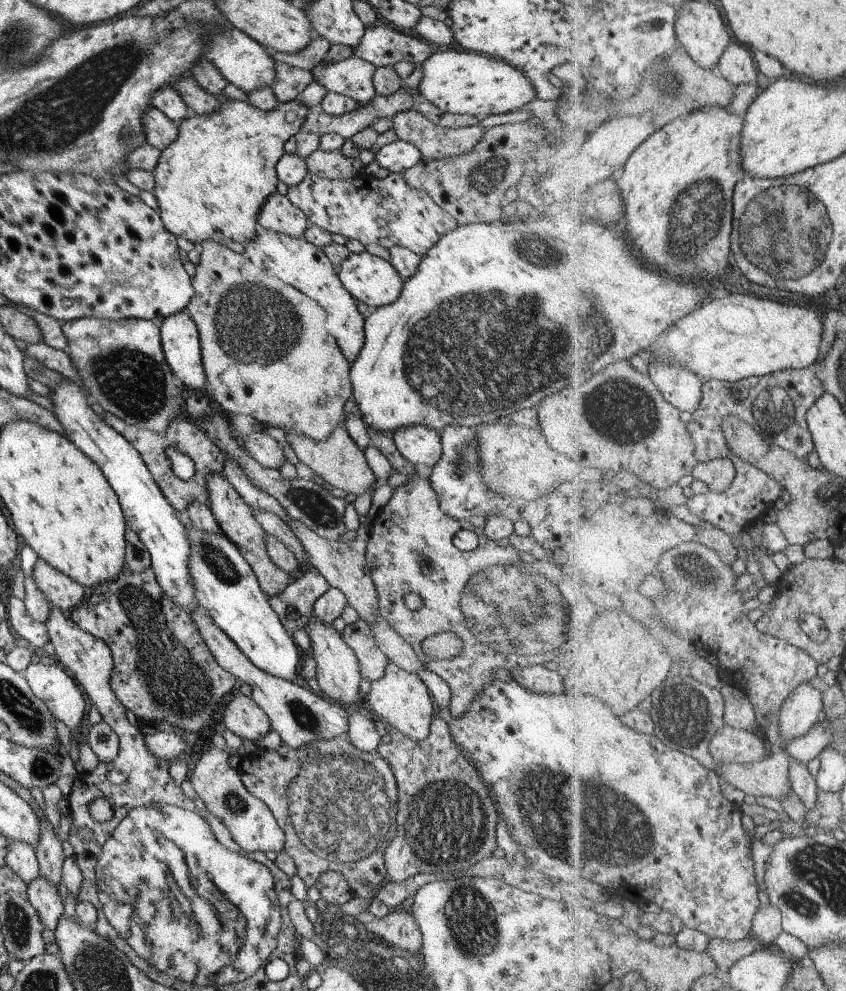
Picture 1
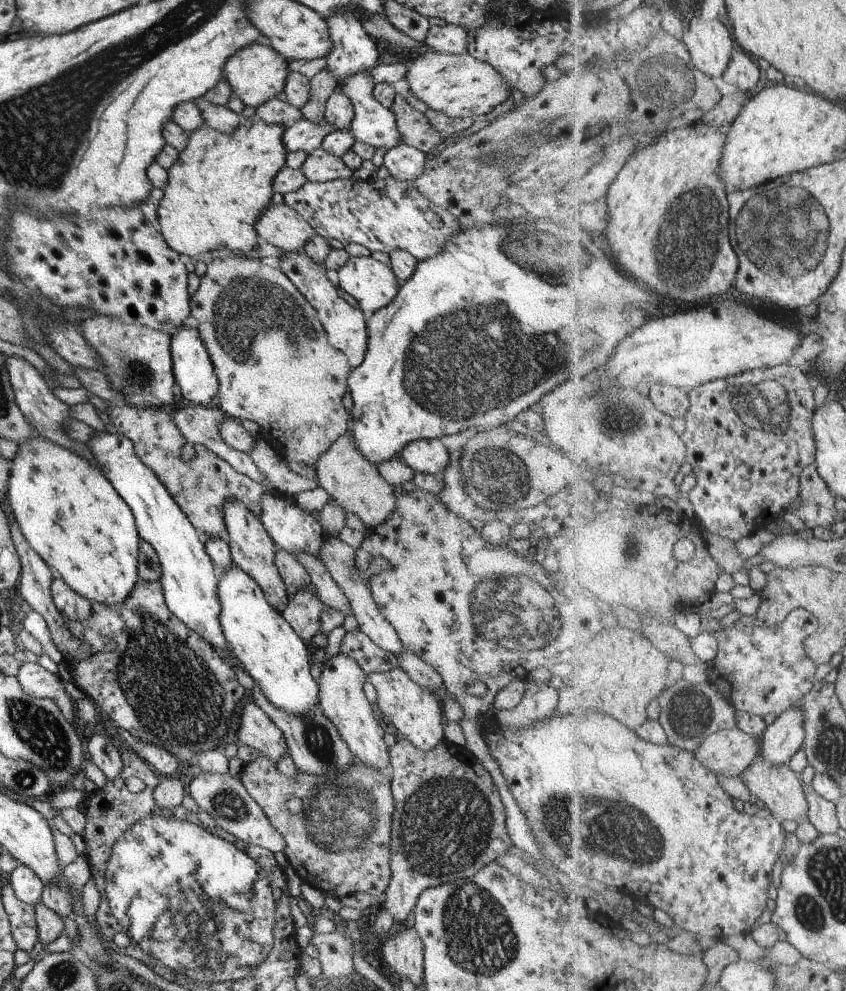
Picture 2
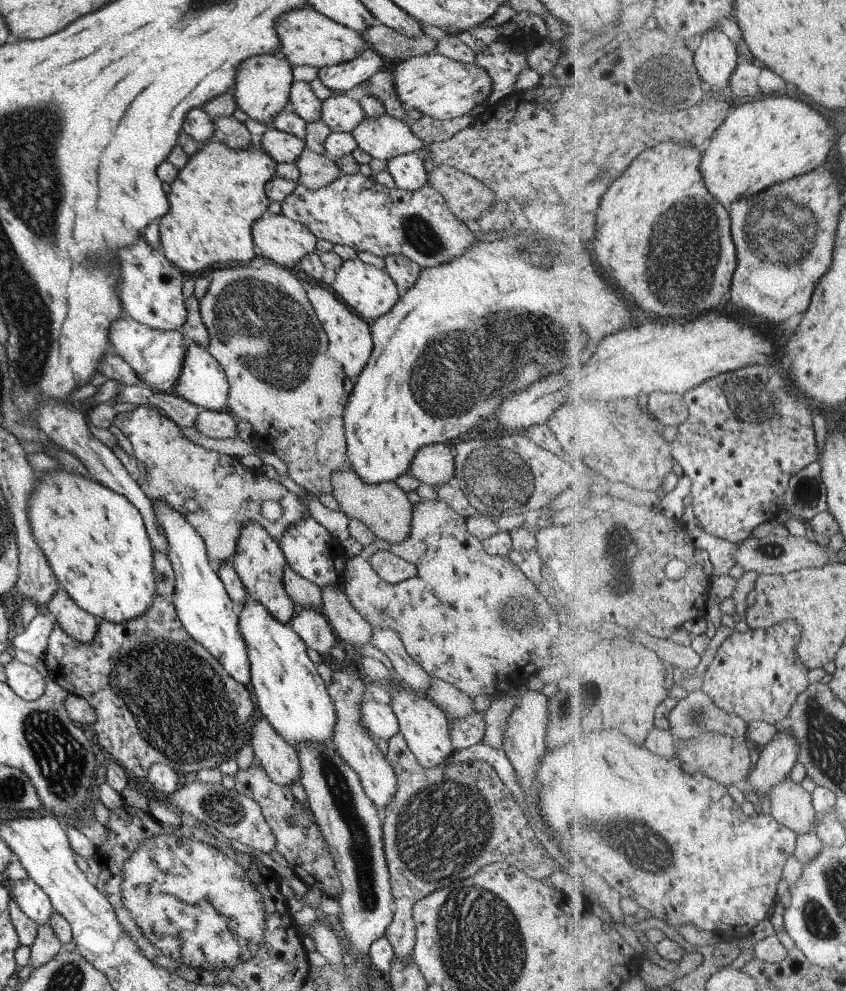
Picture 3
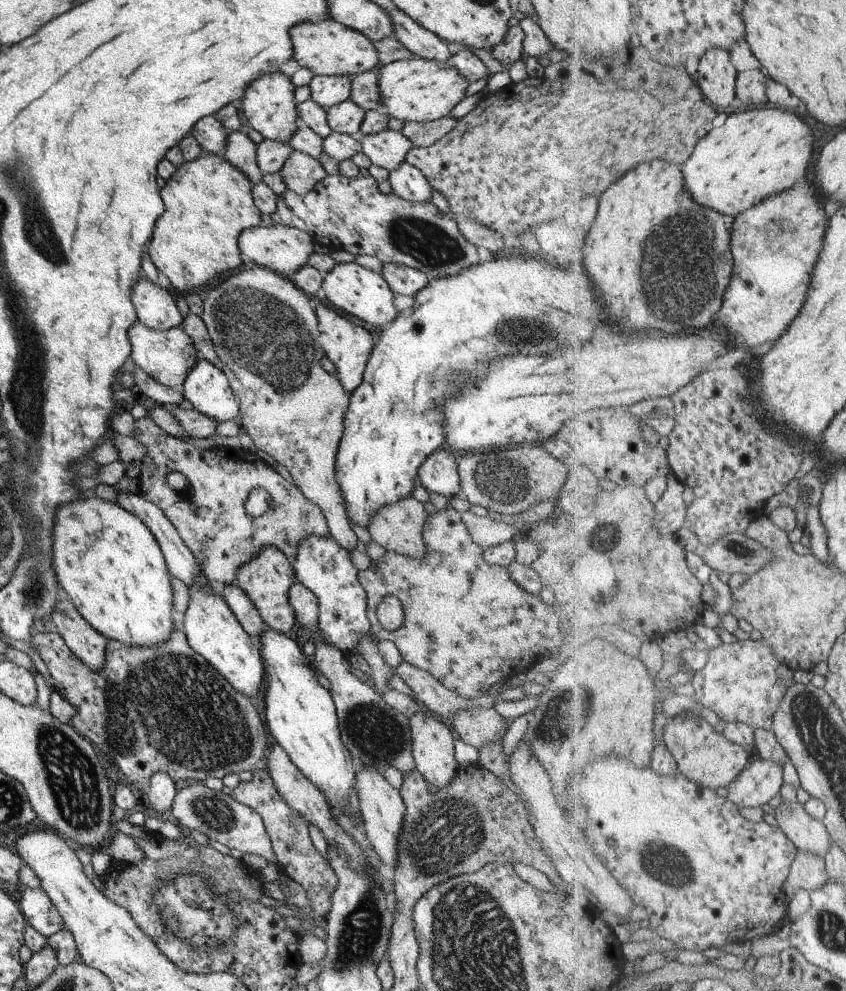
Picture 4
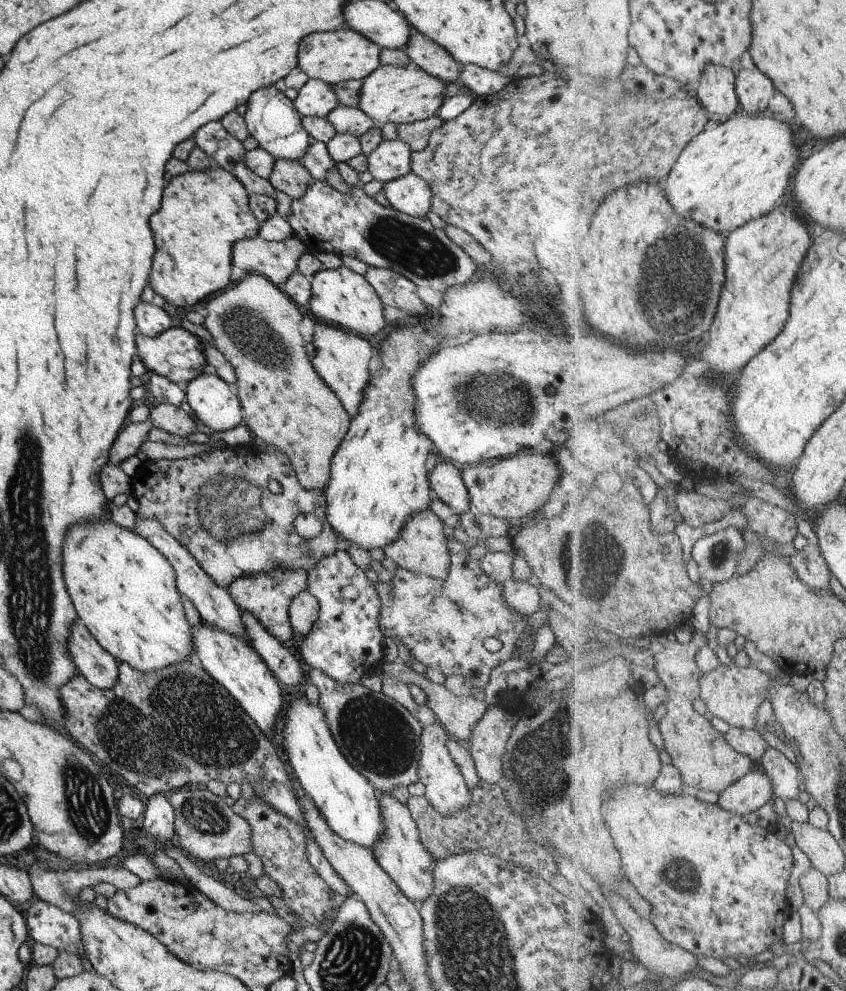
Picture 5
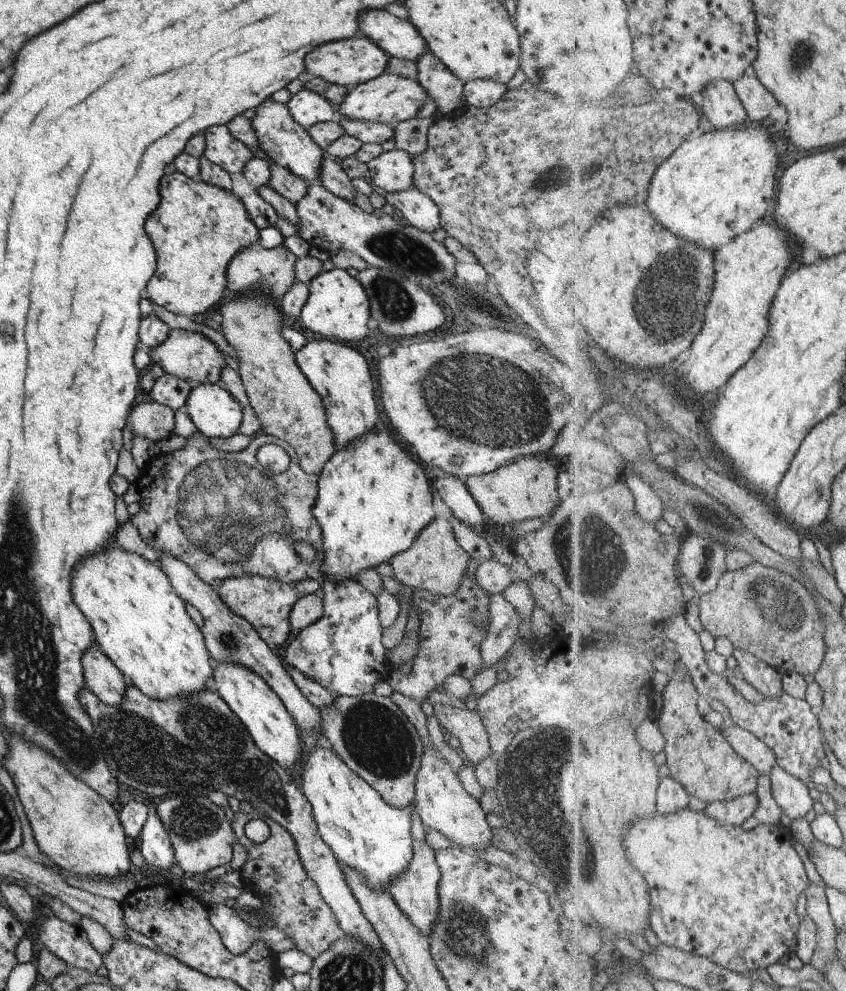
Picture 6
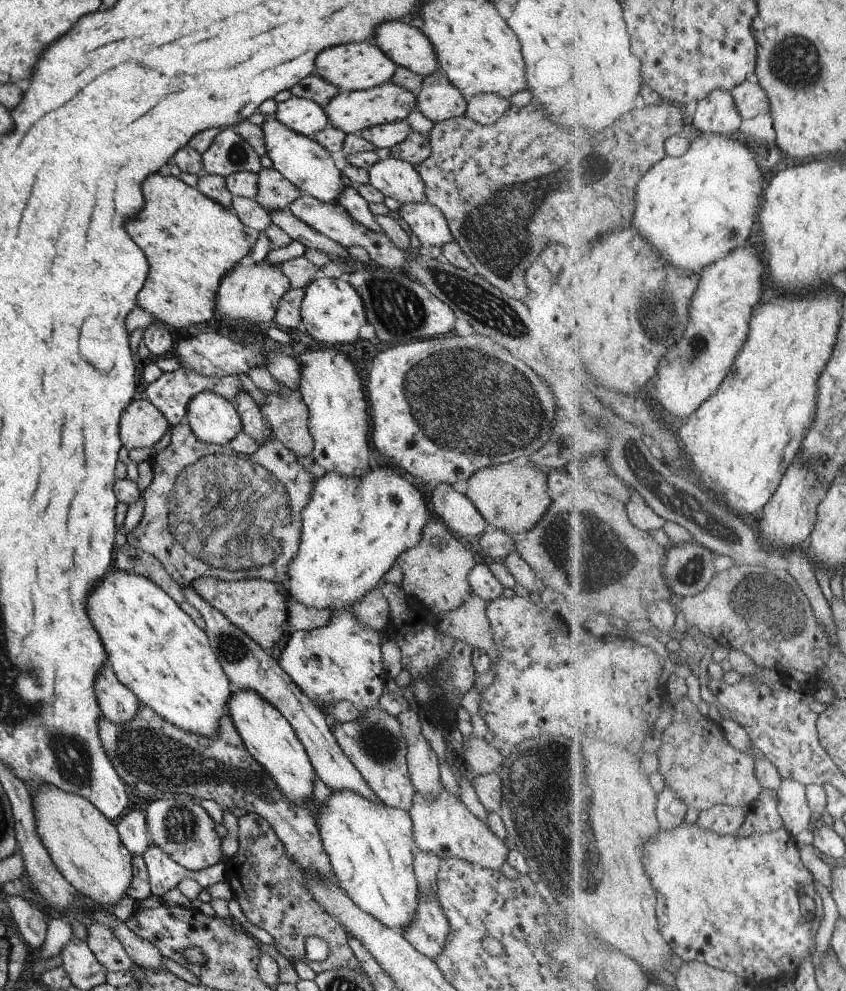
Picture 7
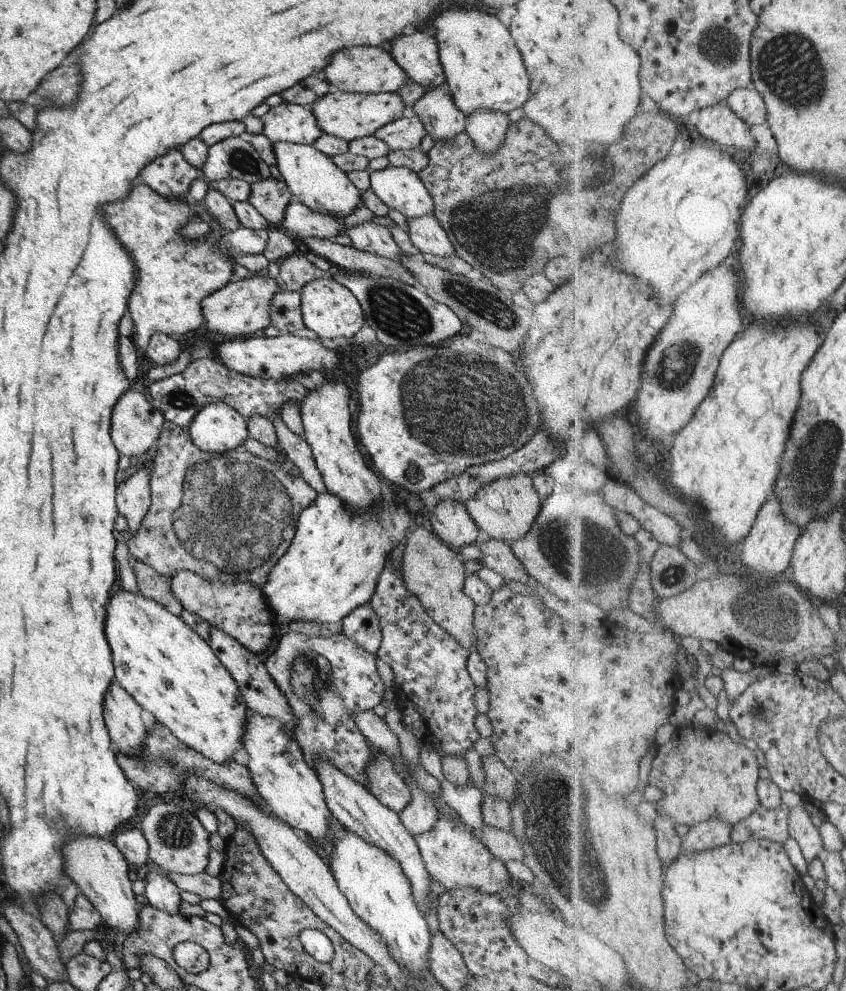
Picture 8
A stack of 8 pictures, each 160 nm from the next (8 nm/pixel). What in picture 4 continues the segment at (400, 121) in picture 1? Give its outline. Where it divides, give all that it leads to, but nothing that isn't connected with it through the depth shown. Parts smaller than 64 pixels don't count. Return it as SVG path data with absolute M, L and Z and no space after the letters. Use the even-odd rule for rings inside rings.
M371 69L353 76L350 84L350 98L364 111L373 109L383 111L384 104L380 99L378 89L378 72Z

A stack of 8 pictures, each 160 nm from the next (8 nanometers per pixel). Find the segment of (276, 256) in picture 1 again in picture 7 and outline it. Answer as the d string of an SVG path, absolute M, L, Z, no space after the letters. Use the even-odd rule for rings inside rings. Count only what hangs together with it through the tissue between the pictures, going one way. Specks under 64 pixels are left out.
M333 347L303 351L294 360L300 372L296 390L308 410L307 426L314 442L310 458L325 473L333 471L348 477L366 473L373 463L367 440L365 395L361 391L363 375Z

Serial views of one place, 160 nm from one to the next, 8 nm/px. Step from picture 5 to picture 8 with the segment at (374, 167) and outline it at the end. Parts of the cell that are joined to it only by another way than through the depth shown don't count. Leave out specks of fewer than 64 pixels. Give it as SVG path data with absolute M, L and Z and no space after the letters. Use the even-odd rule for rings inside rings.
M387 165L368 174L370 189L385 206L398 210L406 218L433 214L433 201L418 173L407 167Z

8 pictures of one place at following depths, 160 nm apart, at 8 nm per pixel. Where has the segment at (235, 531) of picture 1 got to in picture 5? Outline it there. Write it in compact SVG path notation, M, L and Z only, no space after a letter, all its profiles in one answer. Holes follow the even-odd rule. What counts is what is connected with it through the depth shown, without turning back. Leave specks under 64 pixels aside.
M277 568L277 570L265 572L265 574L241 575L227 586L227 592L240 612L247 612L247 614L255 616L259 626L263 626L263 630L271 638L275 638L277 642L281 643L289 640L294 632L287 618L289 603L306 588L307 574L304 570L292 571Z

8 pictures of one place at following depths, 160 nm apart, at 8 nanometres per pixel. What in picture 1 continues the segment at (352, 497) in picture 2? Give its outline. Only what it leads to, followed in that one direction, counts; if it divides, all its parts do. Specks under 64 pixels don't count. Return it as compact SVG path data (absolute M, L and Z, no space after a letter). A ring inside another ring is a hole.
M345 418L343 425L335 427L327 435L327 438L324 438L322 441L316 441L291 431L285 431L284 436L287 444L289 444L289 448L295 453L298 462L304 463L307 468L313 471L313 474L322 478L323 483L328 488L341 488L347 494L351 493L357 496L364 493L367 487L372 485L375 476L366 463L364 452L358 446L355 446L355 443L347 434L344 421Z

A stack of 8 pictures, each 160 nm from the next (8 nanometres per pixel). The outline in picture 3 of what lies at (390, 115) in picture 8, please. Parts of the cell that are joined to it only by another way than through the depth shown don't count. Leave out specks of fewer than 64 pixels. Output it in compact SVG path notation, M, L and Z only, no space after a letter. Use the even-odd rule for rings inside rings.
M433 51L399 62L391 72L397 98L403 108L416 108L434 119L463 116L489 96L491 81L483 67L473 63L452 61Z

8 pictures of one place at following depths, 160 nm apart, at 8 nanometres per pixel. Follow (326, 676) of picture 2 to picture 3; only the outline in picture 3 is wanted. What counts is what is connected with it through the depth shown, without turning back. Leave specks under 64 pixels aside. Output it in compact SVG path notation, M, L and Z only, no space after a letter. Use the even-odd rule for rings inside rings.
M334 667L329 682L326 683L326 693L334 706L336 716L332 728L332 743L339 756L357 773L365 796L379 808L390 803L396 789L396 776L388 759L378 749L368 730L360 723L360 704L367 697L363 682L355 672Z

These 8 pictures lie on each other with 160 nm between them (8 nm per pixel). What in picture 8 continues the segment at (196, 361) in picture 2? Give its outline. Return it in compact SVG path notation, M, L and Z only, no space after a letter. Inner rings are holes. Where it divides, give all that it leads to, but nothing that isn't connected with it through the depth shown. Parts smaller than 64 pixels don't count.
M227 403L203 405L187 428L192 443L202 451L221 453L241 446L247 438L246 420Z

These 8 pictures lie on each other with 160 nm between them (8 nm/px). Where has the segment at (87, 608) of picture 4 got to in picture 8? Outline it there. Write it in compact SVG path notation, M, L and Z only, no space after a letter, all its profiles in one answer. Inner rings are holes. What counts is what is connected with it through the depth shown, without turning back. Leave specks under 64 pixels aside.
M120 588L107 600L103 622L103 632L112 658L114 681L186 747L217 764L232 759L235 750L242 747L242 732L247 714L235 681L223 668L216 654L213 654L209 643L197 636L186 622L167 612L163 605L151 597Z

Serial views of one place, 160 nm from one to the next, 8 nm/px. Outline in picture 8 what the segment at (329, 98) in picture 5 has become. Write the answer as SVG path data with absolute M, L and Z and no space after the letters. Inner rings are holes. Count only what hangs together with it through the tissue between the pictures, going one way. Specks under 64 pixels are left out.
M281 101L260 118L262 133L273 143L311 145L322 133L308 106Z

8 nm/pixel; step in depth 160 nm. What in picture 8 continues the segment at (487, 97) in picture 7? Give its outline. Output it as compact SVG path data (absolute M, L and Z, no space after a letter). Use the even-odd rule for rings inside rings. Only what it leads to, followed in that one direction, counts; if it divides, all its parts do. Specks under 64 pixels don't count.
M477 109L465 117L464 131L482 153L490 155L502 144L509 123L507 114L489 109Z

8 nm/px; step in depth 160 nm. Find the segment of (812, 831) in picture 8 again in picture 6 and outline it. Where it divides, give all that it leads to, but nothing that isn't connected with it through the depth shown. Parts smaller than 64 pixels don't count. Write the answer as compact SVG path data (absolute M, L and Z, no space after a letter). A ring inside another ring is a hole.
M781 764L773 768L769 775L772 779L772 794L783 813L792 821L799 818L810 818L813 810L813 798L805 781L790 774Z

